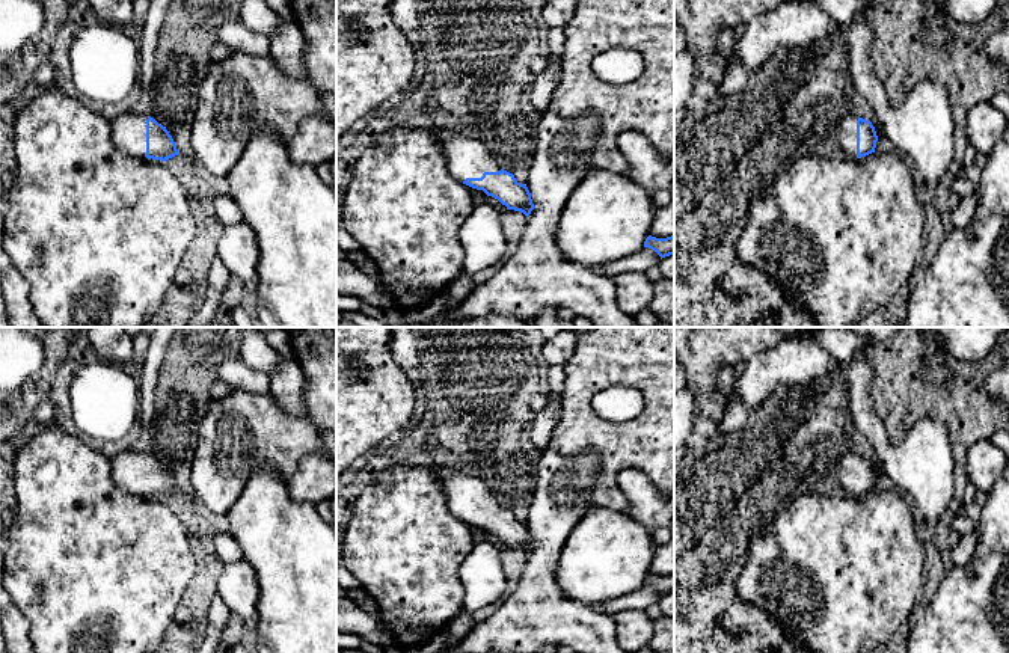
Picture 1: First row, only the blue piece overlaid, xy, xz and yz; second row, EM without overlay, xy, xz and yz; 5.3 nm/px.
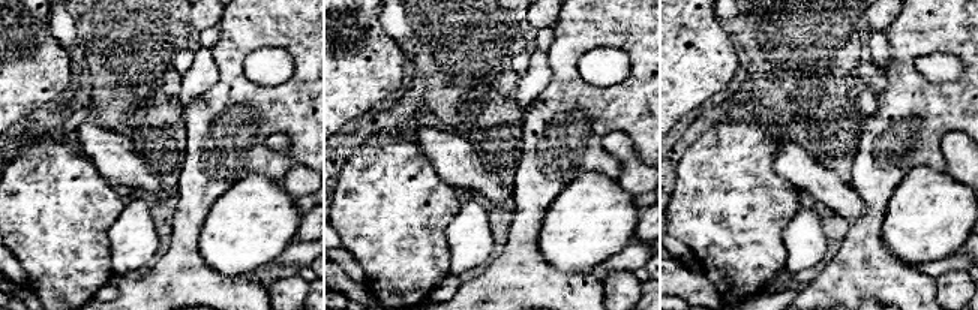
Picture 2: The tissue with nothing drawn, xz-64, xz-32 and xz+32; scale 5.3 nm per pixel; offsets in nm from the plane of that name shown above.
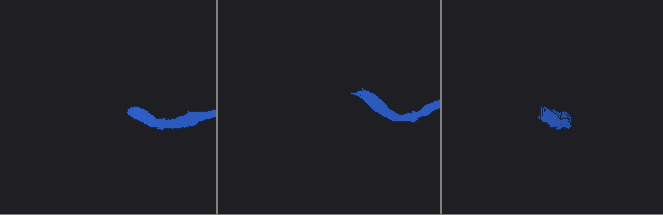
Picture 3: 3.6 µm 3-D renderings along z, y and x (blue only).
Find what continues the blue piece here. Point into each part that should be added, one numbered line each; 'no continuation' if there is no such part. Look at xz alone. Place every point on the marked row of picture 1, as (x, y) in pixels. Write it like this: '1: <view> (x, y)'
1: xz (466, 157)

